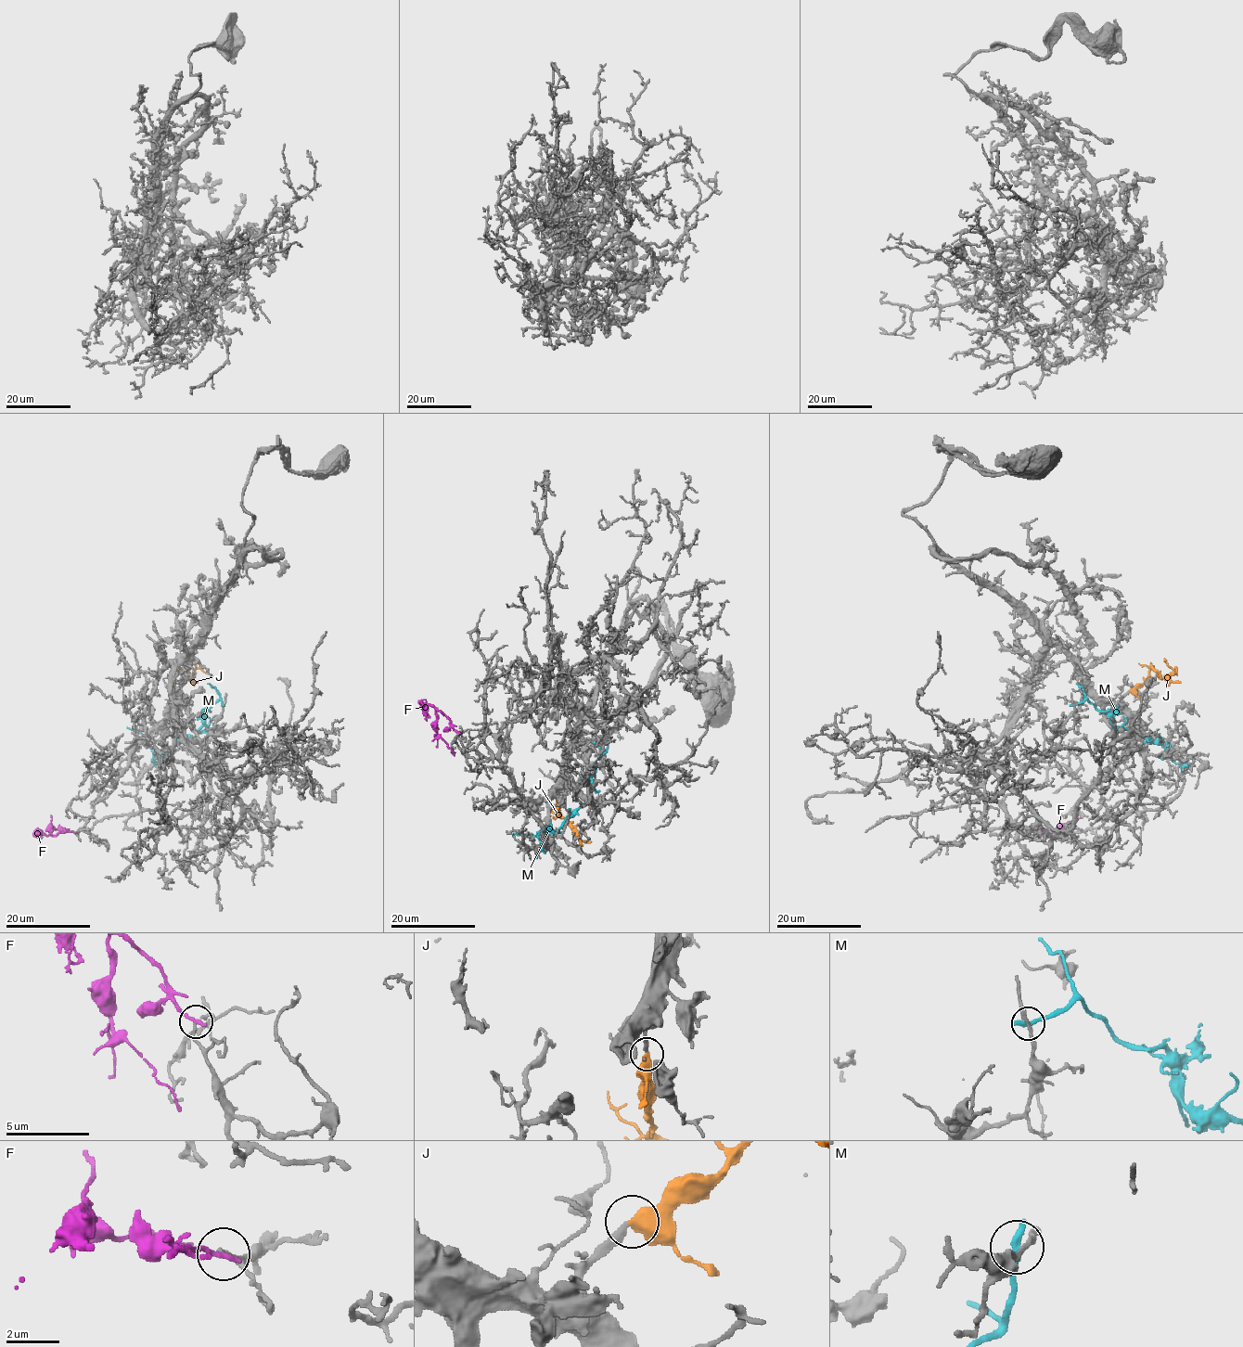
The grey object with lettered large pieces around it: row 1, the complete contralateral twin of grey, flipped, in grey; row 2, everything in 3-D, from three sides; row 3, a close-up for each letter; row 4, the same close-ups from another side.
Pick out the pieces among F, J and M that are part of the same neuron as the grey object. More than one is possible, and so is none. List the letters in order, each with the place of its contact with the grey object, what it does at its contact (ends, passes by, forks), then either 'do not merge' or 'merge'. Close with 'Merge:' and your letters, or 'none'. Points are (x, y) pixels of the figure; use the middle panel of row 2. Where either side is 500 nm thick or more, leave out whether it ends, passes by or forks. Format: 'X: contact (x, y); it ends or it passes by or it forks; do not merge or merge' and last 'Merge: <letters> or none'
F: contact (458, 733); it ends; do not merge
J: contact (558, 795); merge
M: contact (608, 739); it ends; do not merge
Merge: J

